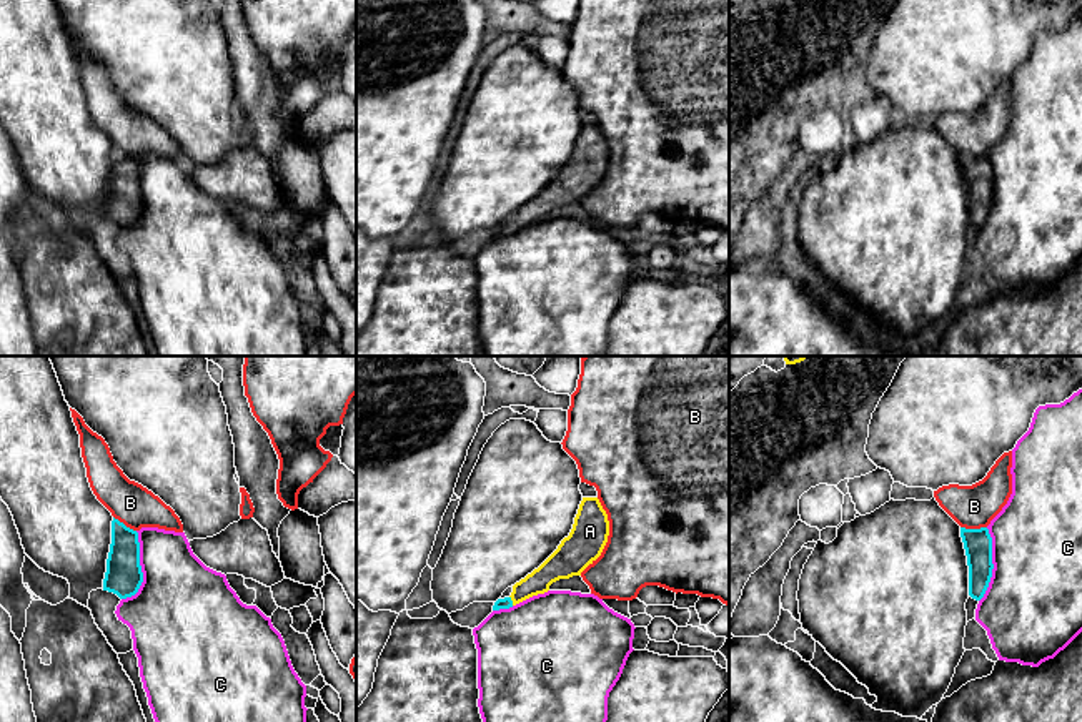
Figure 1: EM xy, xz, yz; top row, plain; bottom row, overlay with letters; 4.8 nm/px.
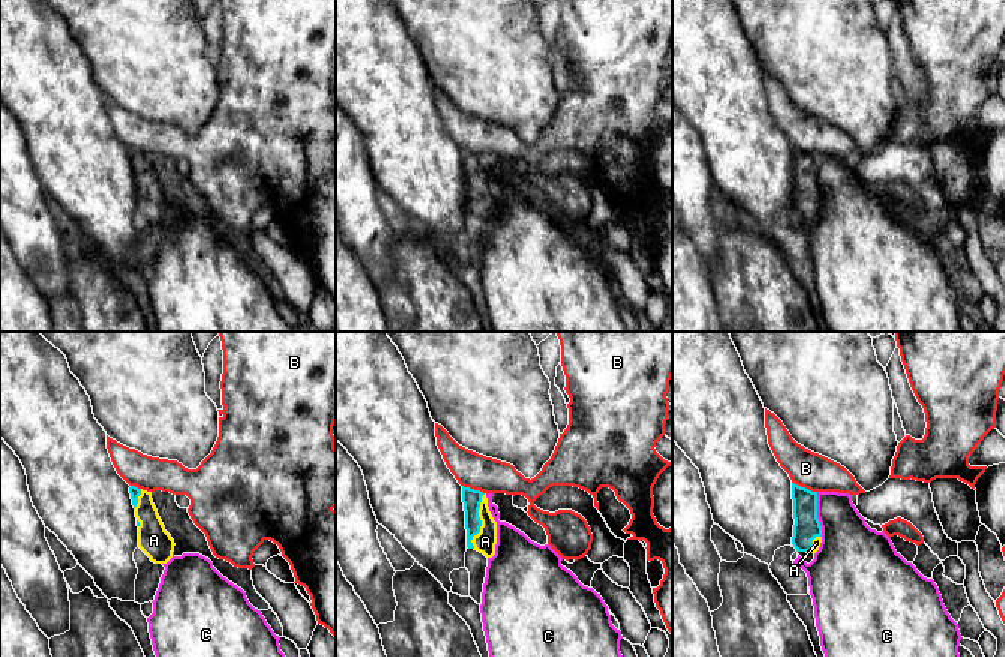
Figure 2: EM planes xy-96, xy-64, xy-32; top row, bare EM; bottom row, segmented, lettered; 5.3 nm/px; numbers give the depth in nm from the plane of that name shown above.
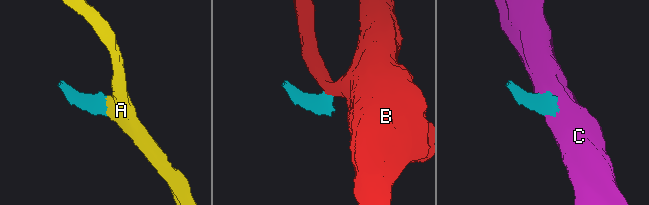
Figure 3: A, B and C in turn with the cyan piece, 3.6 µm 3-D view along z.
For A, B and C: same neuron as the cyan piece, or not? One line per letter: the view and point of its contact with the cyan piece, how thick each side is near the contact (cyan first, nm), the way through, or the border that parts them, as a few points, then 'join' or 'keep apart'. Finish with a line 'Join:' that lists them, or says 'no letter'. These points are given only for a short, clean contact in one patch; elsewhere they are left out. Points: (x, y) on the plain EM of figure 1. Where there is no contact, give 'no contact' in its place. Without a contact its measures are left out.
A: contact xz (511, 228); calibres 60 and 110 nm; way xz (506, 230), (511, 228), (551, 197); join
B: contact yz (974, 157); calibres 140 and 220 nm; border yz (961, 153), (986, 155); keep apart
C: contact xy (140, 197); calibres 180 and 420 nm; keep apart
Join: A

